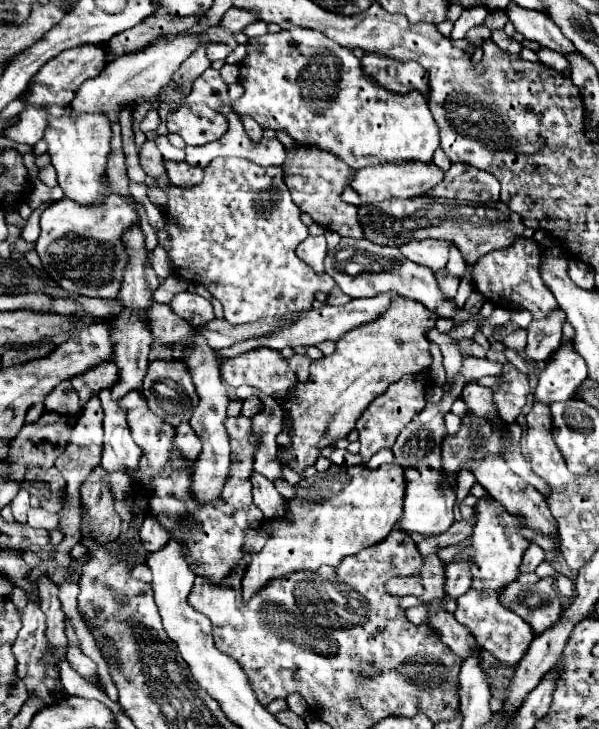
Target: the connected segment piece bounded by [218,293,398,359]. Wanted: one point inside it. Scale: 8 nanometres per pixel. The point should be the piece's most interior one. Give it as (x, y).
(328, 322)

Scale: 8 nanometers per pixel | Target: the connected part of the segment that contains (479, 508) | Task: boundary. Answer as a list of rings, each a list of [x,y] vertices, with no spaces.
[[[480,497],[476,503],[476,525],[472,533],[472,543],[454,557],[454,561],[472,559],[474,563],[472,589],[458,597],[454,617],[472,631],[472,635],[484,649],[492,651],[496,659],[500,659],[506,665],[516,665],[526,653],[530,641],[534,639],[532,627],[528,627],[528,623],[524,623],[524,619],[520,619],[514,611],[508,611],[498,603],[500,589],[518,577],[518,565],[522,561],[524,551],[530,545],[528,539],[520,535],[522,527],[524,519],[520,515],[504,511],[504,507],[496,503],[496,499]]]

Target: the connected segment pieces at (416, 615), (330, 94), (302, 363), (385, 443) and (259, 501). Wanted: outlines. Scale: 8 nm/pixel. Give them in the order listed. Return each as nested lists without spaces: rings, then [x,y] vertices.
[[[418,605],[418,607],[406,609],[406,617],[408,617],[412,623],[416,623],[416,625],[428,623],[428,615],[426,615],[426,613],[428,613],[428,611],[426,611],[426,605]]]
[[[304,27],[288,31],[266,33],[249,38],[249,51],[239,64],[238,83],[244,87],[244,95],[232,103],[232,111],[238,117],[252,117],[262,129],[286,131],[296,143],[312,145],[342,159],[352,169],[364,169],[370,165],[404,163],[404,161],[432,161],[432,151],[440,145],[438,125],[430,113],[426,97],[412,89],[408,93],[394,93],[378,85],[366,75],[360,59],[346,47],[340,47],[324,33]]]
[[[294,355],[288,359],[288,365],[292,367],[292,371],[296,371],[298,381],[306,381],[308,379],[308,367],[310,367],[310,357],[308,355]]]
[[[406,375],[404,379],[392,383],[382,395],[378,395],[360,415],[356,421],[356,429],[360,433],[360,455],[362,461],[366,463],[376,451],[380,449],[390,449],[398,437],[398,433],[404,429],[402,425],[408,425],[408,421],[420,413],[426,405],[424,401],[424,387],[428,385],[424,375]]]
[[[252,471],[250,483],[252,483],[254,503],[260,507],[260,511],[264,513],[266,519],[274,519],[276,515],[284,515],[284,499],[276,491],[272,481],[268,481],[264,475]]]

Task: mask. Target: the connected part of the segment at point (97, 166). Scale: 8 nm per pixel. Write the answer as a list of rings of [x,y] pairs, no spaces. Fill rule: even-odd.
[[[32,87],[28,103],[46,107],[50,113],[50,123],[44,133],[48,143],[48,153],[52,157],[52,167],[58,173],[58,185],[64,195],[78,205],[96,205],[104,199],[102,177],[106,175],[106,157],[110,153],[110,121],[106,115],[84,115],[80,119],[68,117],[68,101],[74,91],[52,93],[48,87]]]

